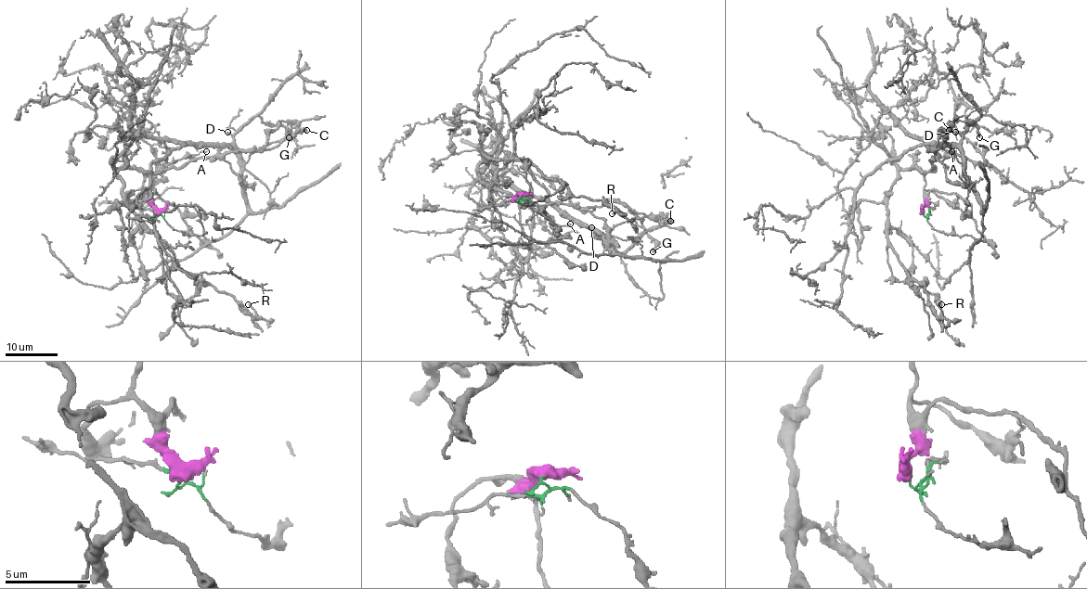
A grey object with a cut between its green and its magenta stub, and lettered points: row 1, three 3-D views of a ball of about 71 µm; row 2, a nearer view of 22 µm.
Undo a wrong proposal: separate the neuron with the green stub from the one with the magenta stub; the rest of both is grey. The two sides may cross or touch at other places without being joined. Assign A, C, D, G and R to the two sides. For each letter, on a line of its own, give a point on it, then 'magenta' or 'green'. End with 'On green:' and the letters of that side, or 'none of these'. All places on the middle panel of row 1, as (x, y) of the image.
A: at (570, 224); magenta
C: at (670, 221); magenta
D: at (591, 227); green
G: at (653, 251); magenta
R: at (612, 213); magenta
On green: D

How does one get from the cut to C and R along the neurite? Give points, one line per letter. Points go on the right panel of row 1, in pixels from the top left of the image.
C: (923, 212), (925, 172), (933, 168), (930, 160), (936, 154), (929, 150), (940, 147), (945, 132), (949, 130)
R: (923, 212), (924, 175), (900, 170), (886, 206), (886, 244), (924, 286), (938, 315), (942, 304)

